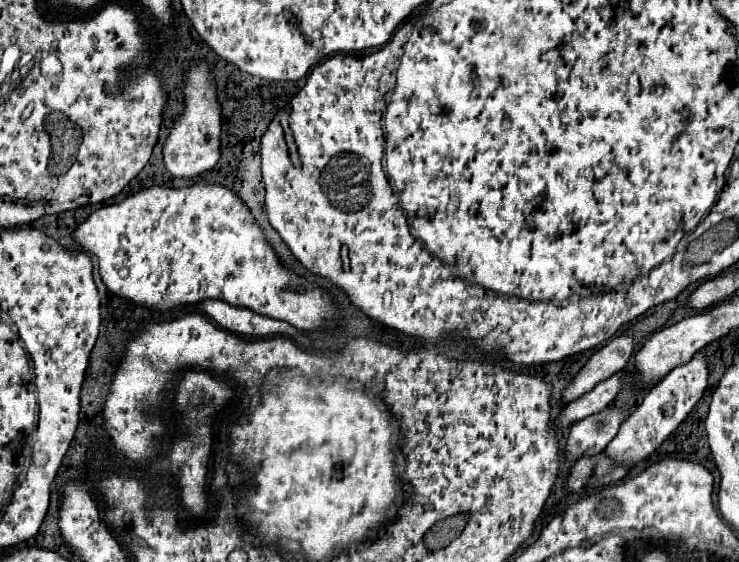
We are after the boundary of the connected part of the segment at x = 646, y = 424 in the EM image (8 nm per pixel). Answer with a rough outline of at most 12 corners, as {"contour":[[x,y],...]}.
{"contour":[[704,352],[644,394],[606,454],[632,466],[690,414],[708,386]]}

